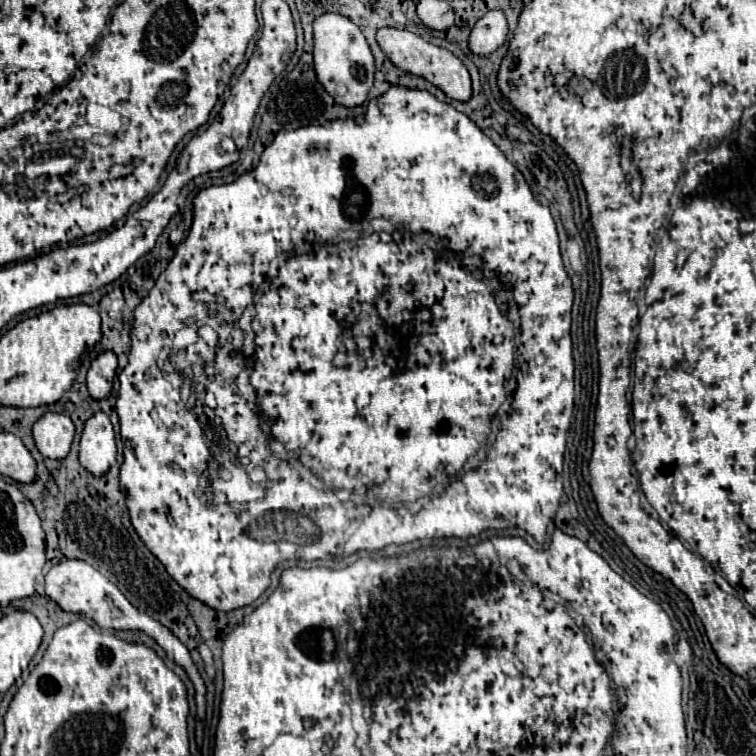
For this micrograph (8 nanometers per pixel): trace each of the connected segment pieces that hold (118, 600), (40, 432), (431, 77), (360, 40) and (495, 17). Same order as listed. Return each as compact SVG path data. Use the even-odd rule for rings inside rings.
M66 560L66 562L60 562L56 566L50 568L50 572L46 574L46 594L50 596L50 600L54 600L64 612L74 612L74 614L84 614L88 618L92 618L100 628L106 628L106 630L140 630L144 632L146 636L154 638L158 642L160 648L164 648L164 652L168 654L170 660L174 660L178 666L182 666L188 674L188 678L192 680L194 684L194 690L196 690L196 708L198 708L198 719L195 726L195 740L203 741L204 738L204 719L206 717L206 686L190 658L190 652L188 648L168 630L164 628L160 622L152 620L150 616L138 612L126 598L124 594L106 578L102 576L96 568L92 568L90 564L82 562L82 560Z
M44 414L32 428L36 448L44 458L66 458L74 440L74 424L66 414Z
M380 28L376 32L376 42L382 48L382 52L386 54L386 58L396 68L426 78L430 84L440 88L448 98L454 98L454 100L460 100L460 102L470 100L470 96L472 96L470 74L468 74L466 66L450 50L434 46L434 44L422 40L420 36L416 36L408 30L398 30L398 28Z
M322 14L314 20L314 70L324 90L342 106L360 106L374 82L374 56L360 28L342 14ZM338 86L344 86L344 92Z
M490 10L474 24L470 32L470 38L468 38L470 52L478 56L488 56L498 46L502 46L506 34L508 34L508 24L506 24L504 12Z

